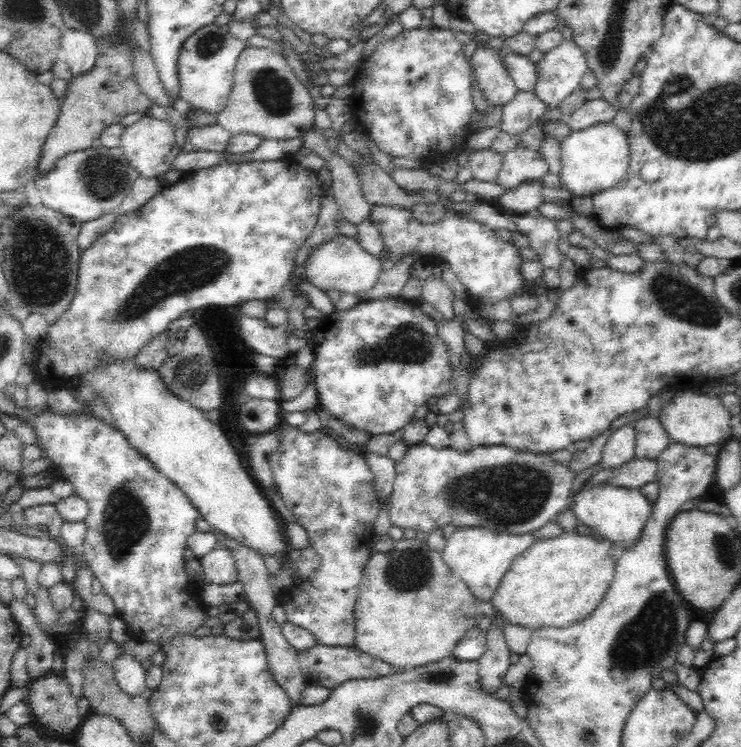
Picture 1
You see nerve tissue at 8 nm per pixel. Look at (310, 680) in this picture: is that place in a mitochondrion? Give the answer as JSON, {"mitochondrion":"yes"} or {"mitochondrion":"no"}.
{"mitochondrion":"no"}

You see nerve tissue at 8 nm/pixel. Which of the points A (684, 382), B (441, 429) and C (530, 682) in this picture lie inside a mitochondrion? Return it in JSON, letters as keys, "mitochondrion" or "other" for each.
{"A":"other","B":"other","C":"other"}

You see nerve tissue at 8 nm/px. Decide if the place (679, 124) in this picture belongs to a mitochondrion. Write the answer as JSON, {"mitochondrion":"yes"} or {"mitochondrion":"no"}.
{"mitochondrion":"yes"}

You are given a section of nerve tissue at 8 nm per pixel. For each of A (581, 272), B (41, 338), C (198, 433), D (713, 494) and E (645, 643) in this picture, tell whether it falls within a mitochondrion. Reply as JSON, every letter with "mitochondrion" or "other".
{"A":"other","B":"other","C":"other","D":"other","E":"mitochondrion"}

